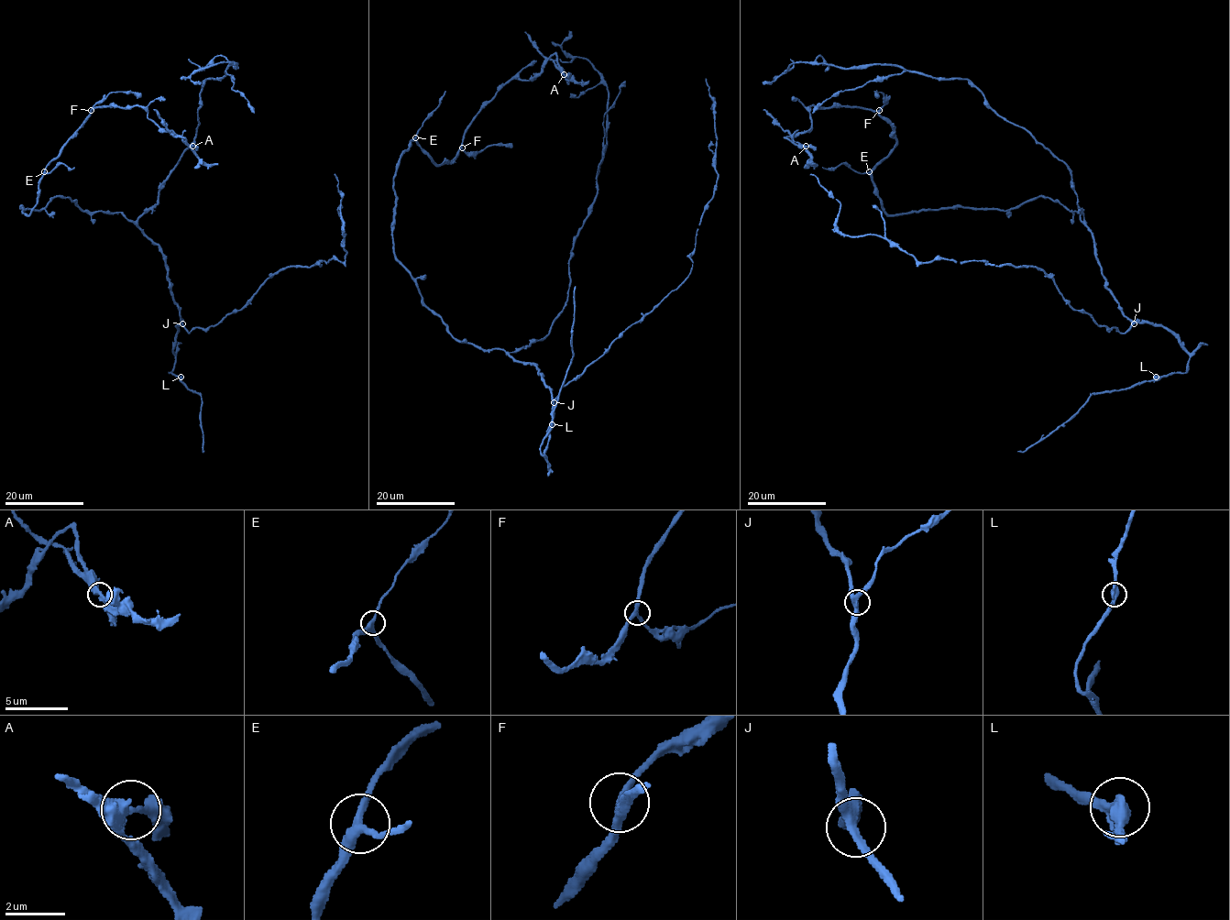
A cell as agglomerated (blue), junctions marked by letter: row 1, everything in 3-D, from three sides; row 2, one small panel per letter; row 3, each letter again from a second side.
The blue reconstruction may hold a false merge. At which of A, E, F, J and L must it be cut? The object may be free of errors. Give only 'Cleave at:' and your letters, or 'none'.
Cleave at: none

